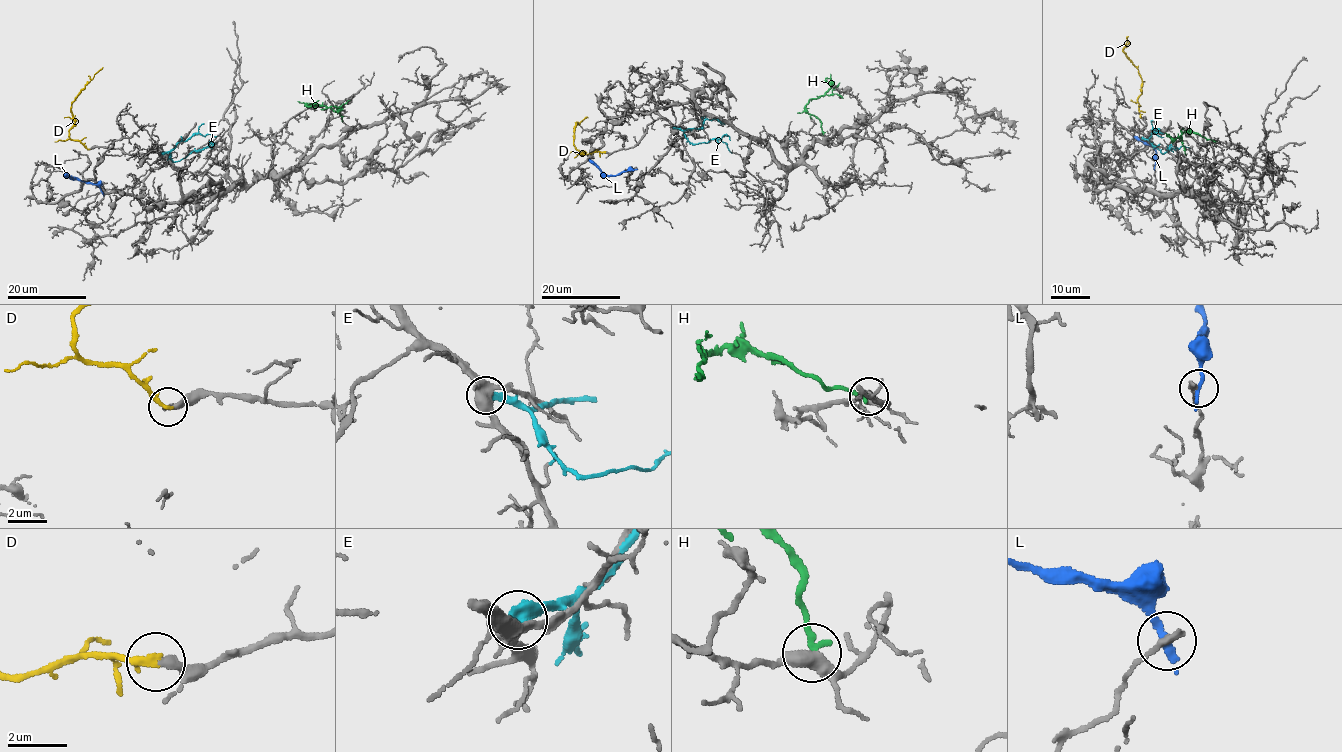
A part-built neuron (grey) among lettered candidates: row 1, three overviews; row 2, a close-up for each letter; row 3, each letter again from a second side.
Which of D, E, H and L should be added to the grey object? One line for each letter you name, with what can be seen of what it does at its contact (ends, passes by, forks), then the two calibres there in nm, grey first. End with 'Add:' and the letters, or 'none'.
D: It ends there. Thickness 280 nm (grey) against 240 nm
Add: D

